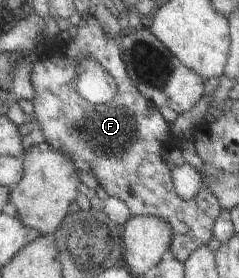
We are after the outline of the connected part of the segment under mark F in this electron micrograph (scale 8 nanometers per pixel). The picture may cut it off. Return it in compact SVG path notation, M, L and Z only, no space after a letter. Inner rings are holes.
M97 19L83 20L77 25L77 38L65 43L63 52L49 50L42 60L31 66L29 82L35 91L35 98L31 101L34 119L39 122L41 132L45 137L44 141L55 150L63 153L73 161L76 170L88 170L97 178L99 186L109 197L117 197L125 203L131 215L147 215L160 218L168 222L172 230L172 241L170 251L173 258L183 262L191 252L201 245L206 245L211 238L213 221L220 213L220 206L217 199L205 187L201 187L197 194L183 200L173 192L170 171L164 163L165 151L170 148L171 131L167 127L167 121L159 114L156 106L147 106L148 101L144 99L136 89L134 82L127 76L123 61L120 57L120 50L117 44L103 33L97 24ZM89 57L93 59L109 76L113 77L116 84L114 99L109 102L94 105L87 102L71 86L71 81L76 74L75 65L79 59Z

